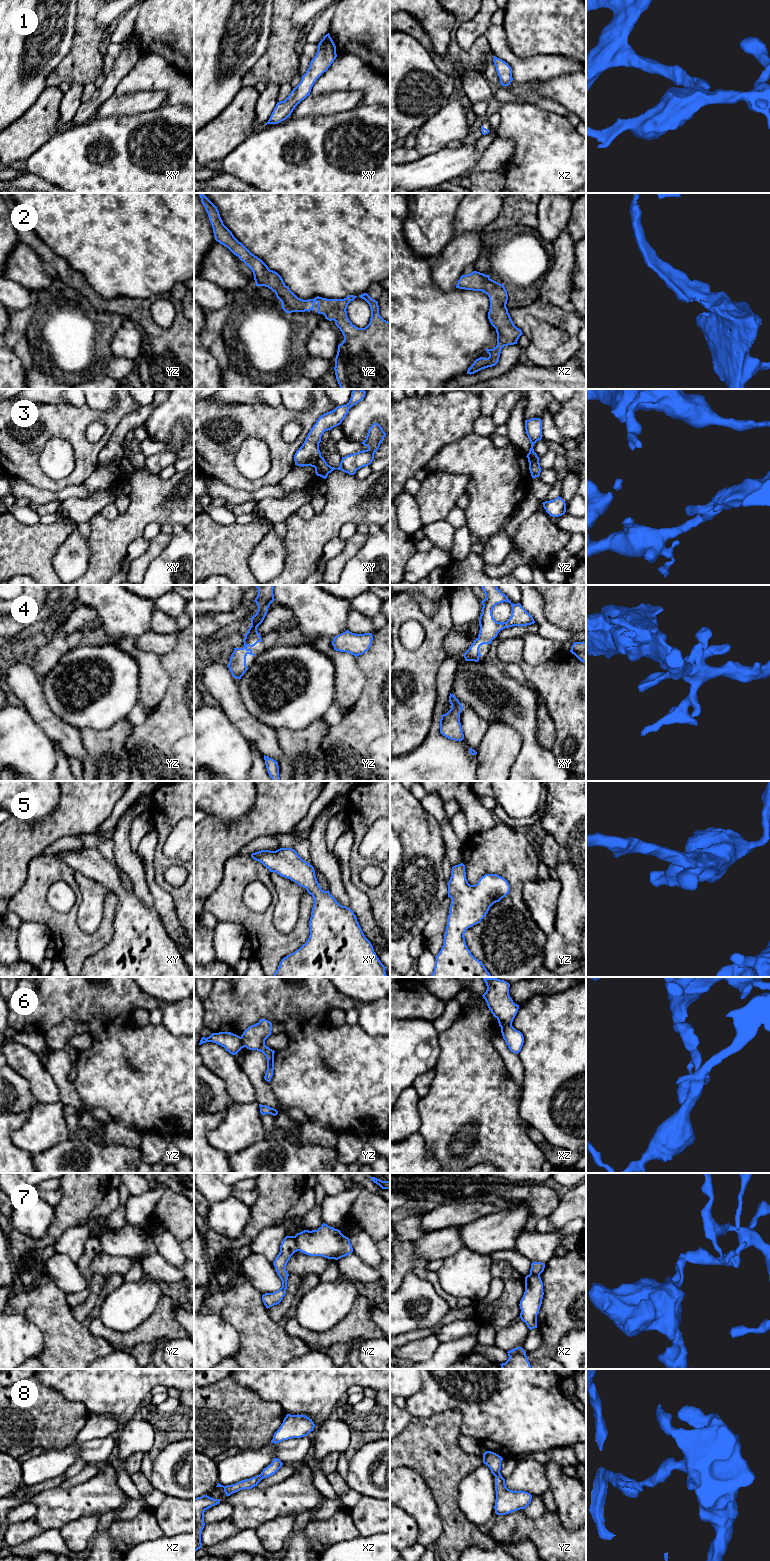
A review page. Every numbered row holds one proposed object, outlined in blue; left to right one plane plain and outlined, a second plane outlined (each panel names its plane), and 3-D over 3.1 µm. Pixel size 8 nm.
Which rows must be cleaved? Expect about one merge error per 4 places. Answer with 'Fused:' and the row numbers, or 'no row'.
Fused: 3, 6, 7, 8

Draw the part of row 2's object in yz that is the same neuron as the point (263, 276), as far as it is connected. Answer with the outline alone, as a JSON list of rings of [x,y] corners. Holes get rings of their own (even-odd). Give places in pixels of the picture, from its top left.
[[[199,195],[201,202],[205,207],[208,214],[210,223],[213,228],[213,233],[215,240],[220,244],[227,247],[234,255],[238,256],[241,261],[243,261],[253,272],[254,280],[256,286],[265,286],[271,289],[276,297],[282,303],[282,309],[288,314],[292,312],[310,312],[314,311],[314,303],[317,302],[317,312],[318,314],[323,314],[325,319],[335,321],[335,325],[340,329],[344,336],[344,340],[338,345],[338,351],[335,358],[335,375],[337,382],[341,389],[390,389],[390,322],[384,320],[379,314],[378,301],[372,299],[367,293],[359,295],[360,298],[364,299],[370,306],[371,318],[369,324],[365,328],[358,328],[352,324],[347,316],[347,306],[353,301],[357,296],[349,295],[344,299],[327,299],[322,297],[315,297],[314,299],[303,300],[298,298],[288,286],[285,285],[282,277],[275,271],[270,270],[268,266],[257,256],[252,254],[241,242],[239,242],[232,232],[223,224],[217,207],[204,195]]]

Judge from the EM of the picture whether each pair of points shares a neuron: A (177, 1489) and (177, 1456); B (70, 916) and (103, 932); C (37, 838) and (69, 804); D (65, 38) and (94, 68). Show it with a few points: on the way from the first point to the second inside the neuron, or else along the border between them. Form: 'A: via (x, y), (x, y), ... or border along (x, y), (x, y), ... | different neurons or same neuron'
A: via (170, 1481), (170, 1464) | same neuron
B: via (71, 926), (82, 937), (93, 937) | same neuron
C: via (45, 830), (63, 812) | same neuron
D: border along (75, 21), (72, 47), (59, 64) | different neurons

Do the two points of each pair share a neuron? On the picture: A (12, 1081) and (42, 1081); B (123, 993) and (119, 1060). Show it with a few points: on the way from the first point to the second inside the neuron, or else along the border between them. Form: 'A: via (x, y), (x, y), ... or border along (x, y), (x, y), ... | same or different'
A: border along (10, 1066), (28, 1082), (32, 1095), (37, 1101) | different
B: via (120, 1010), (119, 1043) | same

